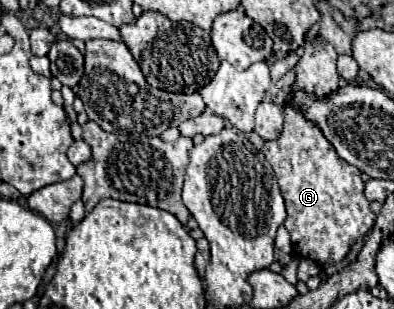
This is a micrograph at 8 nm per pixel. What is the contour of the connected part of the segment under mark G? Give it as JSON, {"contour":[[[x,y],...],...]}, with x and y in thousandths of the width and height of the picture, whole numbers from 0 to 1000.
{"contour":[[[723,337],[718,343],[718,375],[723,375],[723,408],[718,427],[703,453],[678,453],[668,460],[668,505],[698,550],[713,634],[728,667],[728,712],[723,738],[739,757],[739,790],[744,816],[769,835],[769,841],[794,841],[810,861],[850,861],[860,854],[891,809],[891,796],[916,777],[952,725],[952,693],[937,673],[937,647],[921,628],[921,583],[916,583],[916,550],[876,518],[865,518],[840,472],[840,460],[815,434],[799,395],[779,388],[774,369],[749,350]]]}

